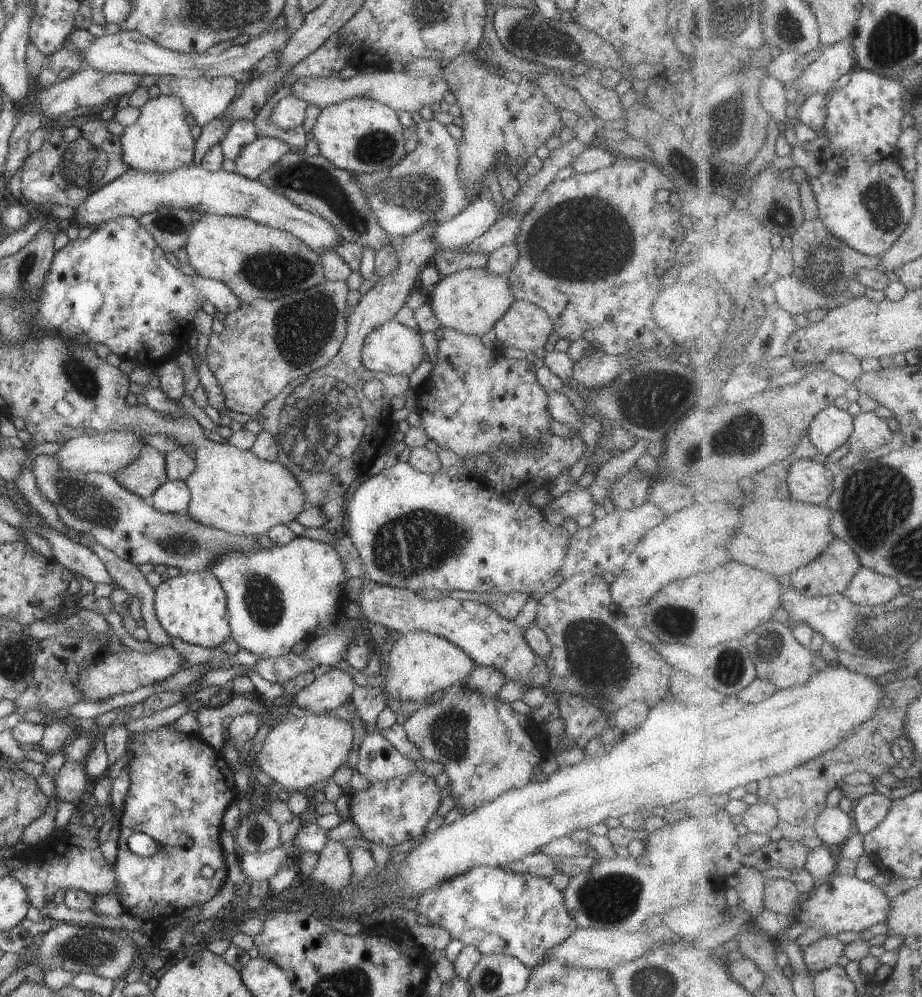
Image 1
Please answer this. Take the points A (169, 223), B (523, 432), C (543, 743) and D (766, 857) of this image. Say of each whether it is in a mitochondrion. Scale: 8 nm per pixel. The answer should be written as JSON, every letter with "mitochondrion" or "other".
{"A":"mitochondrion","B":"mitochondrion","C":"other","D":"other"}

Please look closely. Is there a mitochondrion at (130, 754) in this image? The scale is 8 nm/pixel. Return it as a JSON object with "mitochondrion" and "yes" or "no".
{"mitochondrion":"no"}

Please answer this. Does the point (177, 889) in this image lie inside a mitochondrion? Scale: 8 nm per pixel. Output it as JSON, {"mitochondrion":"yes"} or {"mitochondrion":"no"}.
{"mitochondrion":"no"}

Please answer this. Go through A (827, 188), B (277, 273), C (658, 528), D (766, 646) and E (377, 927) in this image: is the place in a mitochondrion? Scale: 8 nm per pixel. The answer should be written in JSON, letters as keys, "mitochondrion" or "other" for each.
{"A":"other","B":"mitochondrion","C":"other","D":"mitochondrion","E":"other"}

